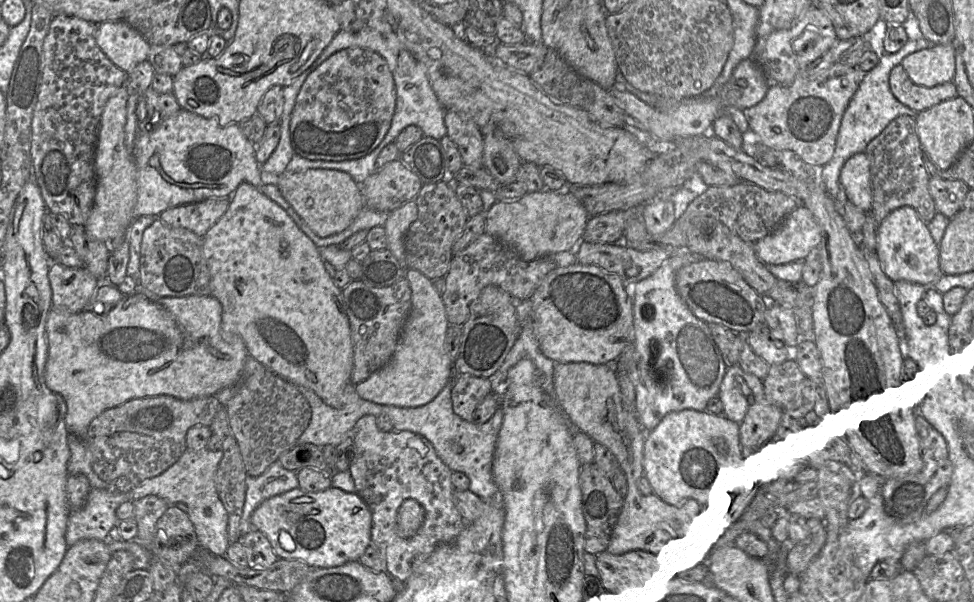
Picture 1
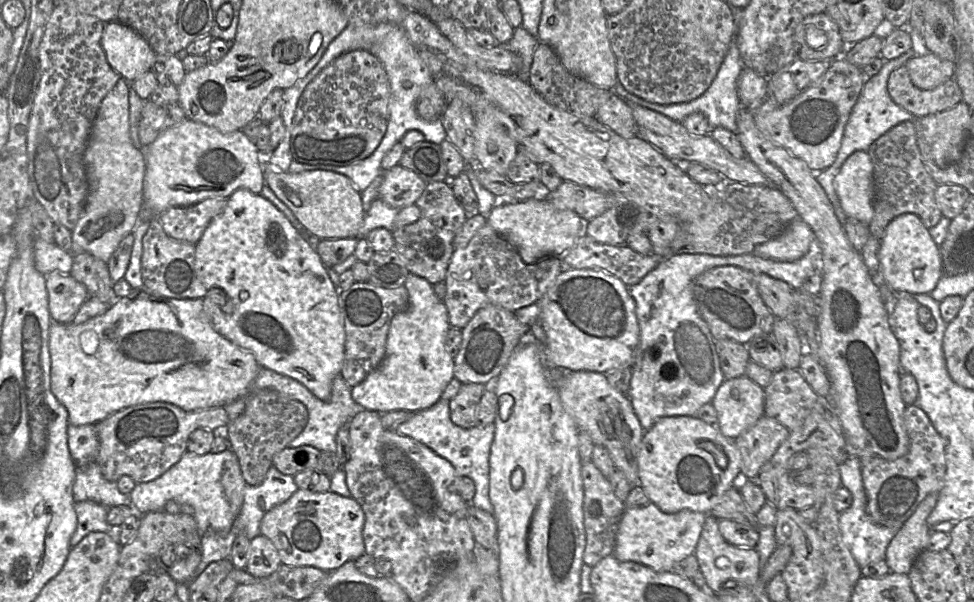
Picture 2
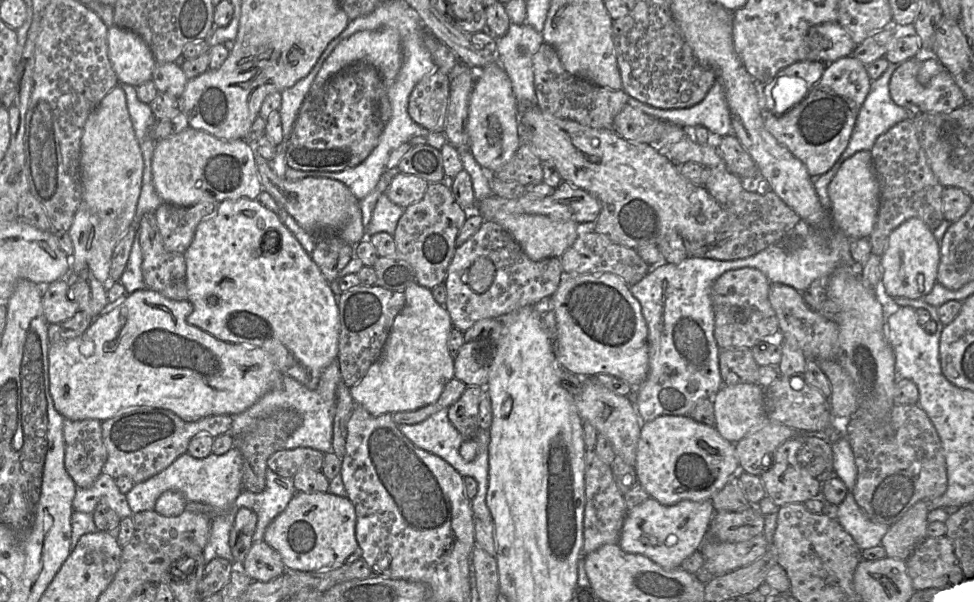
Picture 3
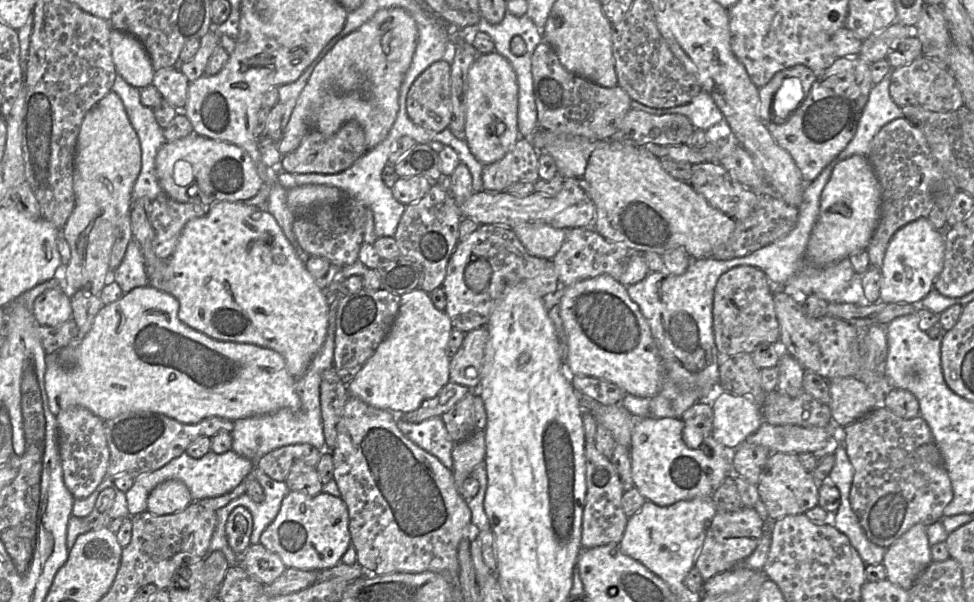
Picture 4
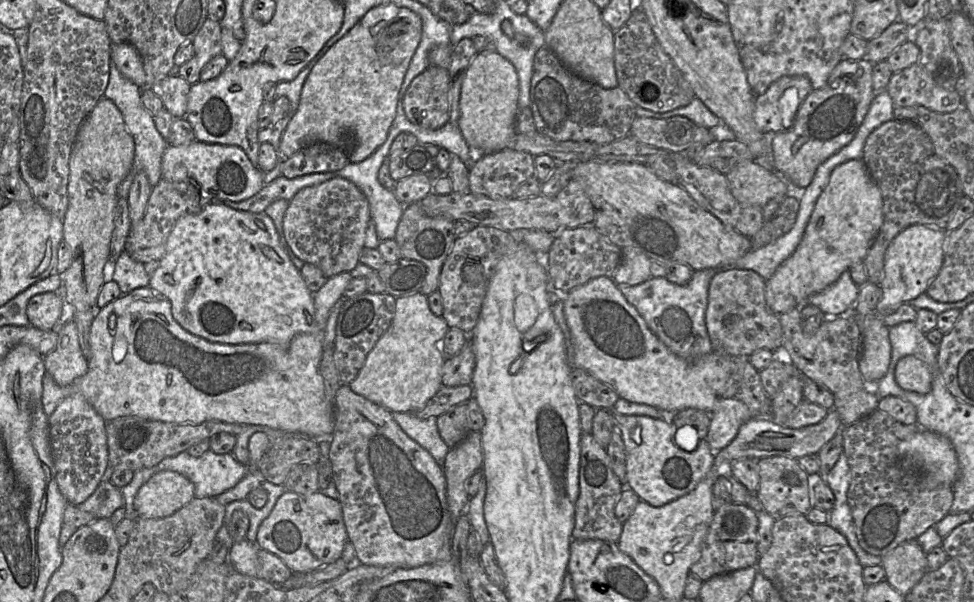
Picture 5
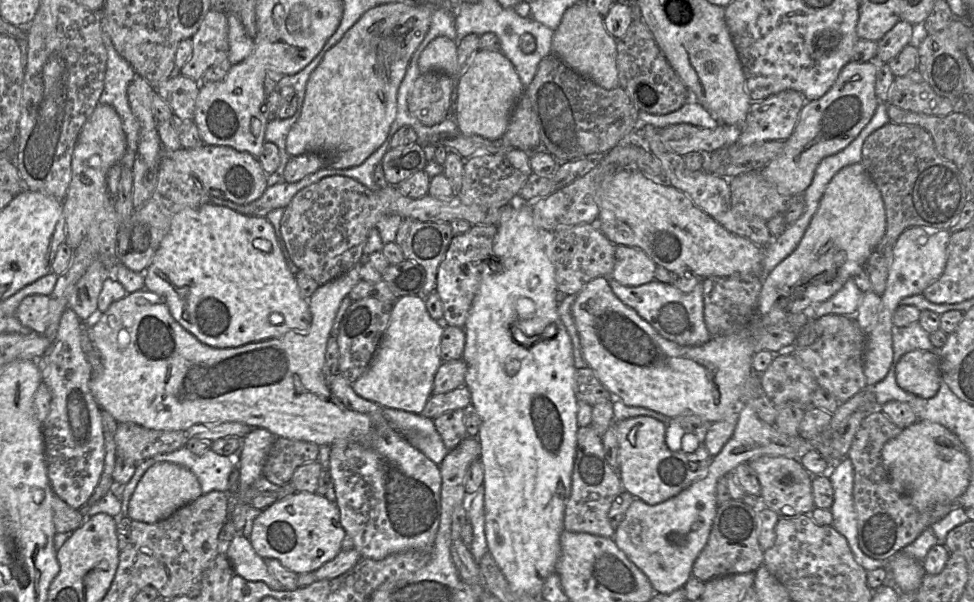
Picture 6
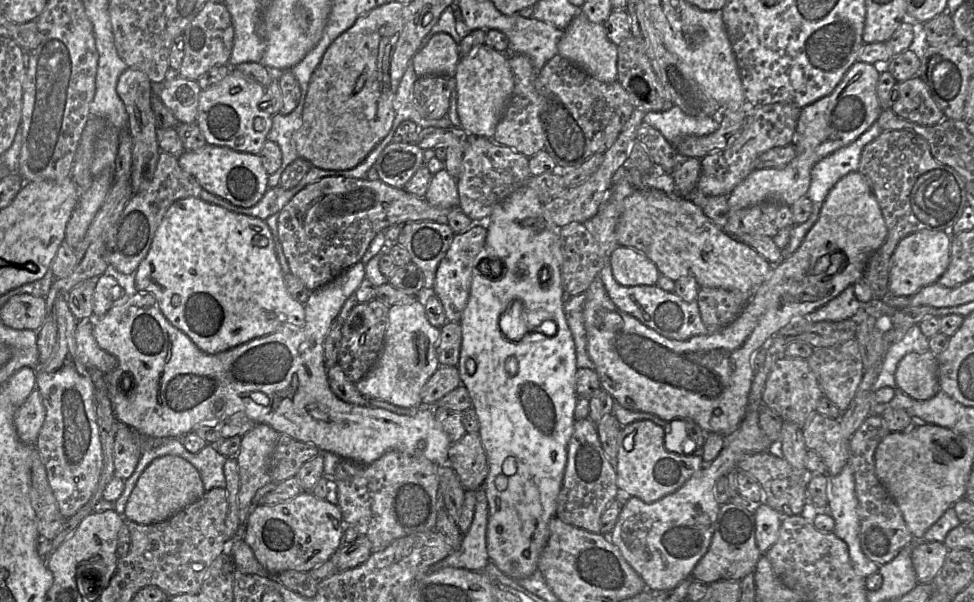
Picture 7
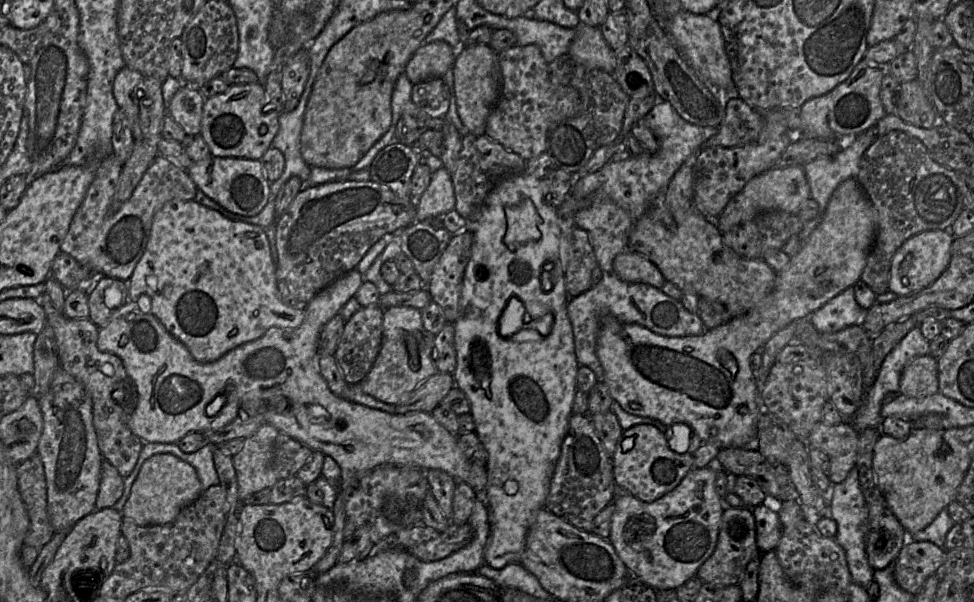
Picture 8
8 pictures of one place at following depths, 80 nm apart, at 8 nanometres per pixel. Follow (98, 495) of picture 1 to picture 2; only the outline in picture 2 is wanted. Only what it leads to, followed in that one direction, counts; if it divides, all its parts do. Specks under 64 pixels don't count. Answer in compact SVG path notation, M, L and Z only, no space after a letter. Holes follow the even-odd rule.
M92 501L74 503L76 528L70 539L70 549L92 532L107 533L112 526L107 522L108 507Z

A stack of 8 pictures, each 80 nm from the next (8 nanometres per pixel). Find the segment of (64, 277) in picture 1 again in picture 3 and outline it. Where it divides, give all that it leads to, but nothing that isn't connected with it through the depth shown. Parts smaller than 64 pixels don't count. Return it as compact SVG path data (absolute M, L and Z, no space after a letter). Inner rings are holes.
M62 279L43 285L42 307L48 324L57 324L75 316L79 307L69 299L69 293L69 285Z

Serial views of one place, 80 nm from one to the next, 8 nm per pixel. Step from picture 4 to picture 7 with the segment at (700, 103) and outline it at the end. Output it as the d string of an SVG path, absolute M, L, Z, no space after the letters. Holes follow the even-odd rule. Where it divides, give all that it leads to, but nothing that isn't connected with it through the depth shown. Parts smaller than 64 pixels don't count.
M673 106L666 111L645 112L643 121L661 132L673 146L680 137L709 135L719 127L718 117L688 116L678 106Z

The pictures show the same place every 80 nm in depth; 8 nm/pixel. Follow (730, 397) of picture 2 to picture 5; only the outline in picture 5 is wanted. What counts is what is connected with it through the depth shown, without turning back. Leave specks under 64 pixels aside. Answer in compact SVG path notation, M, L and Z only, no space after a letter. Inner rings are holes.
M721 398L714 406L706 441L718 452L737 435L740 426L753 417L748 407L735 398Z

